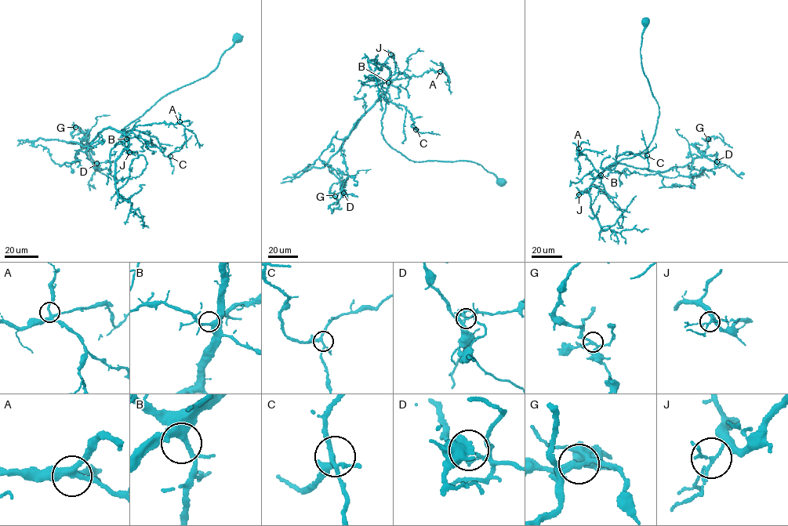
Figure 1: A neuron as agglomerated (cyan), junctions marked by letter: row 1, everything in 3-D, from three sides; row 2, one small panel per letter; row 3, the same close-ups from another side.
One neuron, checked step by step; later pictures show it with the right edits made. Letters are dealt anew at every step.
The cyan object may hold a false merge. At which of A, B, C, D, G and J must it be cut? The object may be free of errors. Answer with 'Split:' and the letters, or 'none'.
Split: D

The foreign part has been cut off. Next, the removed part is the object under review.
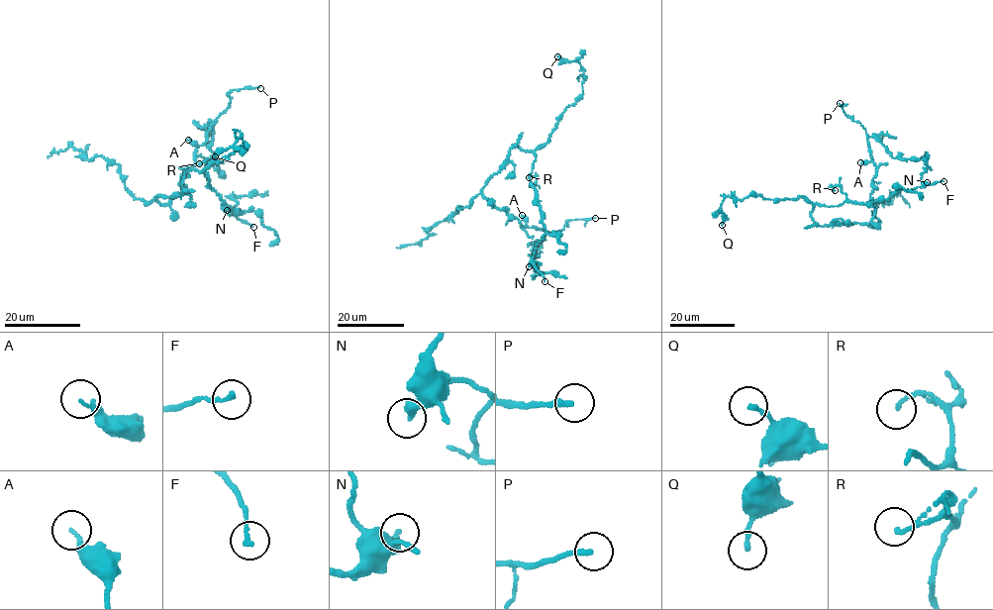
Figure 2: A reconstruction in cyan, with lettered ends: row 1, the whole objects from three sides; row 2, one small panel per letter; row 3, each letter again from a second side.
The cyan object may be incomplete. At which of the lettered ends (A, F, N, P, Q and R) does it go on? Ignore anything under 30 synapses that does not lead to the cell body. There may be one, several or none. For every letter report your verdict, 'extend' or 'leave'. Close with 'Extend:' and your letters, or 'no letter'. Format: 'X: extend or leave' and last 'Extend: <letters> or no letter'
A: leave
F: leave
N: leave
P: extend
Q: leave
R: leave
Extend: P

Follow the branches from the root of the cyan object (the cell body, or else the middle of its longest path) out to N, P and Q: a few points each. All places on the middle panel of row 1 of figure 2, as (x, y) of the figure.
N: (505, 161), (509, 151), (517, 145), (536, 157), (531, 184), (537, 194), (546, 232), (529, 266)
P: (505, 161), (491, 175), (482, 194), (496, 208), (506, 209), (523, 227), (553, 232), (569, 220), (595, 218)
Q: (505, 161), (514, 145), (530, 151), (545, 146), (562, 112), (582, 92), (582, 66), (557, 56)

